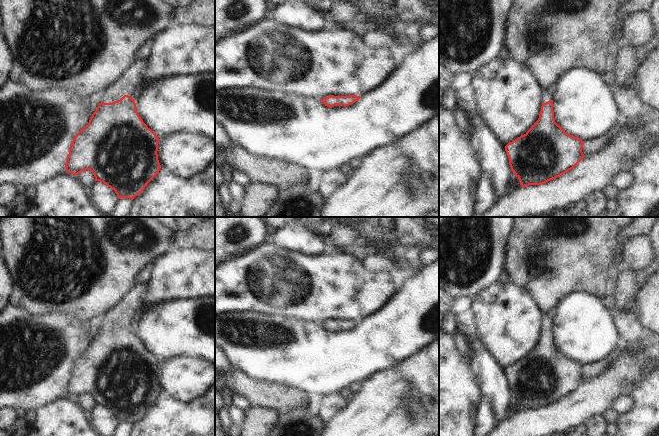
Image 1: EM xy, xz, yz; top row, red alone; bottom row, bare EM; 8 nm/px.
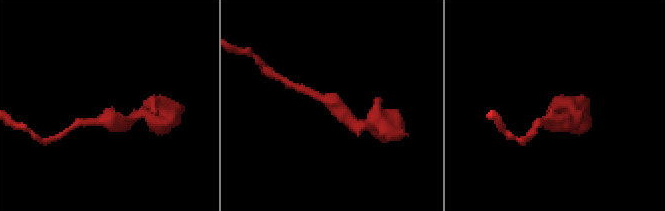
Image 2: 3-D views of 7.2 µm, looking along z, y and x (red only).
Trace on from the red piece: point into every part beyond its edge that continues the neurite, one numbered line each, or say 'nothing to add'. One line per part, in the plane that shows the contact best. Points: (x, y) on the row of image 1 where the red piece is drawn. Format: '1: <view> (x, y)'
1: xy (126, 84)

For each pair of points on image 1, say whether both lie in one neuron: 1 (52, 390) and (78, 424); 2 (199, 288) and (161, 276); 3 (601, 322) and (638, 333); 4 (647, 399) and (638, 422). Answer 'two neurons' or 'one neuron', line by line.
1: two neurons
2: one neuron
3: two neurons
4: one neuron

